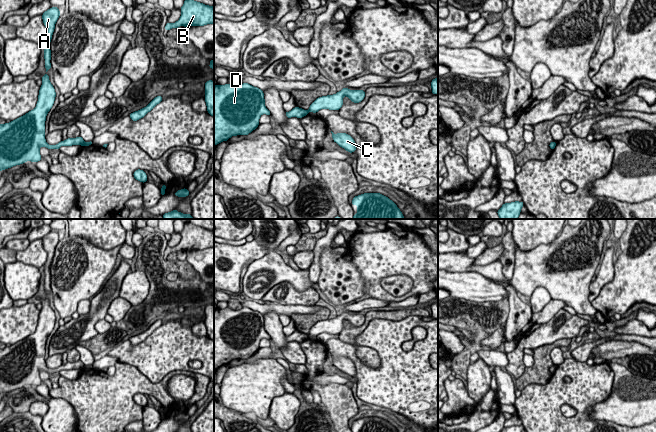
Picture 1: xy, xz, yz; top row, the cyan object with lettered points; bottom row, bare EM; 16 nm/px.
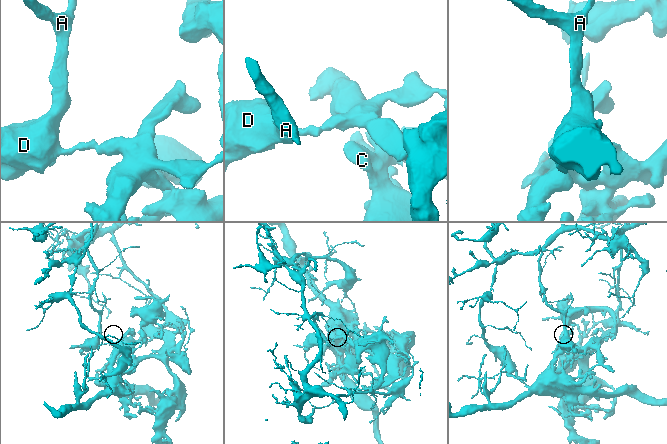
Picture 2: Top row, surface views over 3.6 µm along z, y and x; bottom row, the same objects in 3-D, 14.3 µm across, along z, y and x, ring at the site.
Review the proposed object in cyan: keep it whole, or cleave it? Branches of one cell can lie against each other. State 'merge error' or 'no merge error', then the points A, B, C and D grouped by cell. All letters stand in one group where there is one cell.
merge error; groups A D / B C

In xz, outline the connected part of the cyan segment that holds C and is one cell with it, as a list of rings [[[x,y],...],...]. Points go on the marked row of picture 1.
[[[332,131],[333,141],[338,144],[340,147],[344,148],[349,153],[353,153],[356,150],[356,144],[352,136],[346,133],[337,133],[334,134]]]

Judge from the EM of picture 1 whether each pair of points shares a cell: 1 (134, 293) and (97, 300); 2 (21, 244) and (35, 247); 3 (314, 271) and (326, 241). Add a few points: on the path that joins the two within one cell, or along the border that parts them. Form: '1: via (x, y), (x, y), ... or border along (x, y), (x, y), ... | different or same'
1: border along (127, 274), (123, 279), (120, 293), (106, 312) | different
2: border along (30, 242), (24, 249), (16, 252) | different
3: via (315, 264), (319, 248) | same

